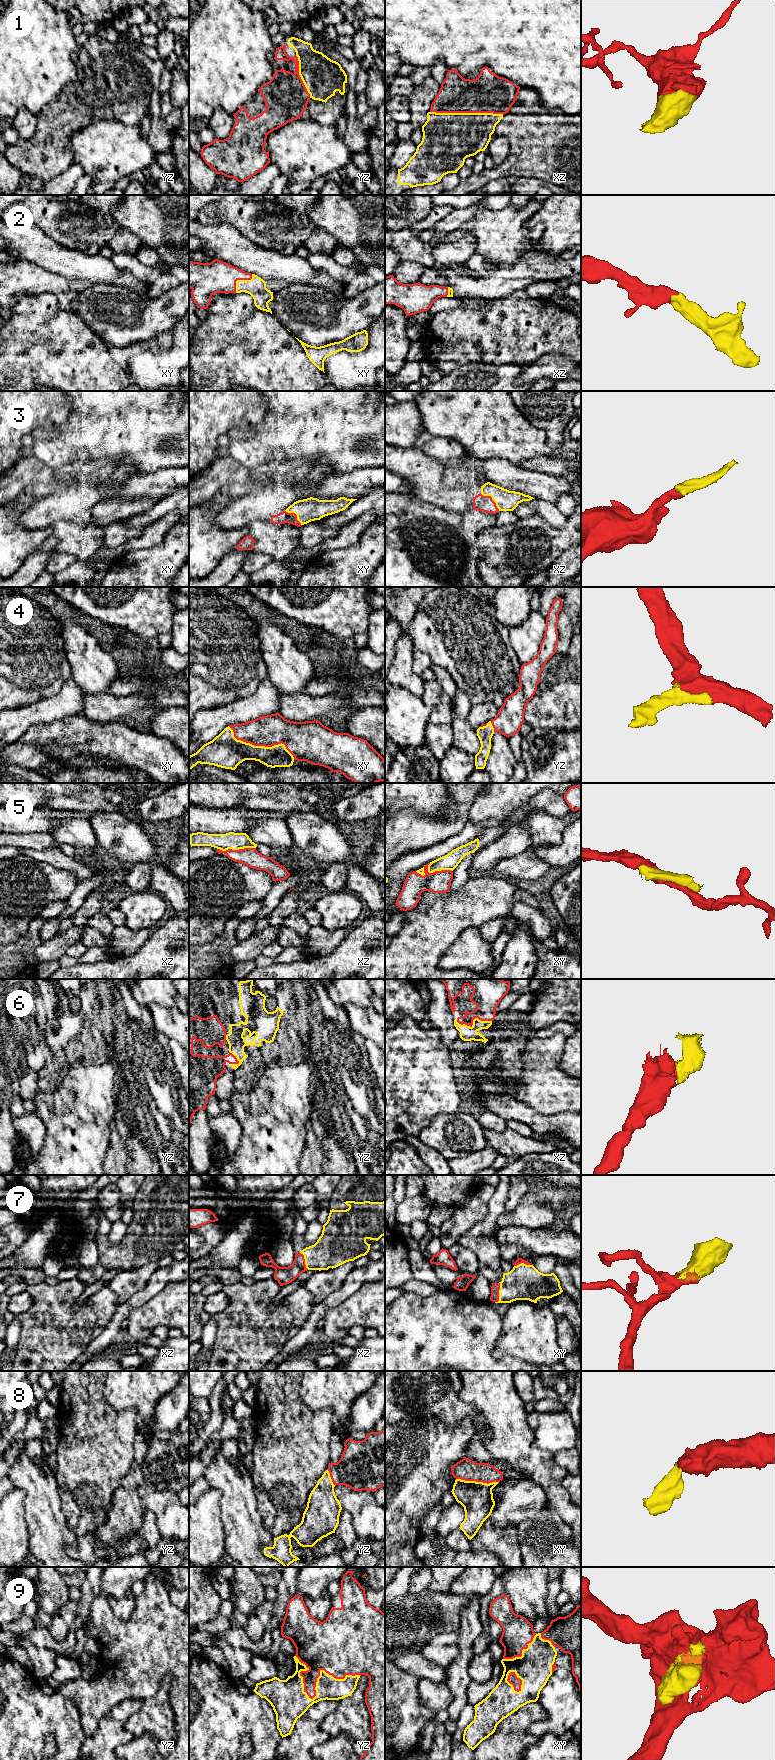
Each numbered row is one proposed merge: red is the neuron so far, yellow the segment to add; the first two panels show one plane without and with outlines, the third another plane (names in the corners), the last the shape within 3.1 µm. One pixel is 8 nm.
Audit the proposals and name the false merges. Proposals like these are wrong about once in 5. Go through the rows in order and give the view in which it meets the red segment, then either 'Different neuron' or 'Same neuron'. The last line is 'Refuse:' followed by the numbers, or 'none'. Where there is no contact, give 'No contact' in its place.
1: Touches red in xz. Same neuron
2: Touches red in xy. Same neuron
3: Touches red in xz. Same neuron
4: Touches red in xy. Same neuron
5: Touches red in xz. Different neuron
6: Touches red in xz. Same neuron
7: Touches red in xy. Same neuron
8: Touches red in xy. Same neuron
9: Touches red in yz. Same neuron
Refuse: 5

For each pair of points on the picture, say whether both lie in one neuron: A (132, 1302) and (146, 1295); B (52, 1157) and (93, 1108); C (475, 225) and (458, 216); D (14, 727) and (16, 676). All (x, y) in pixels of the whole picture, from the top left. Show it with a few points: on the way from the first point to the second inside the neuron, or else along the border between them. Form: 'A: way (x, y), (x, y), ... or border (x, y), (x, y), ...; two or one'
A: way (135, 1300), (143, 1296); one
B: way (64, 1145), (78, 1131), (78, 1124), (82, 1120); one
C: border (488, 209), (479, 207), (467, 222), (447, 233); two
D: border (38, 701), (10, 709); two

